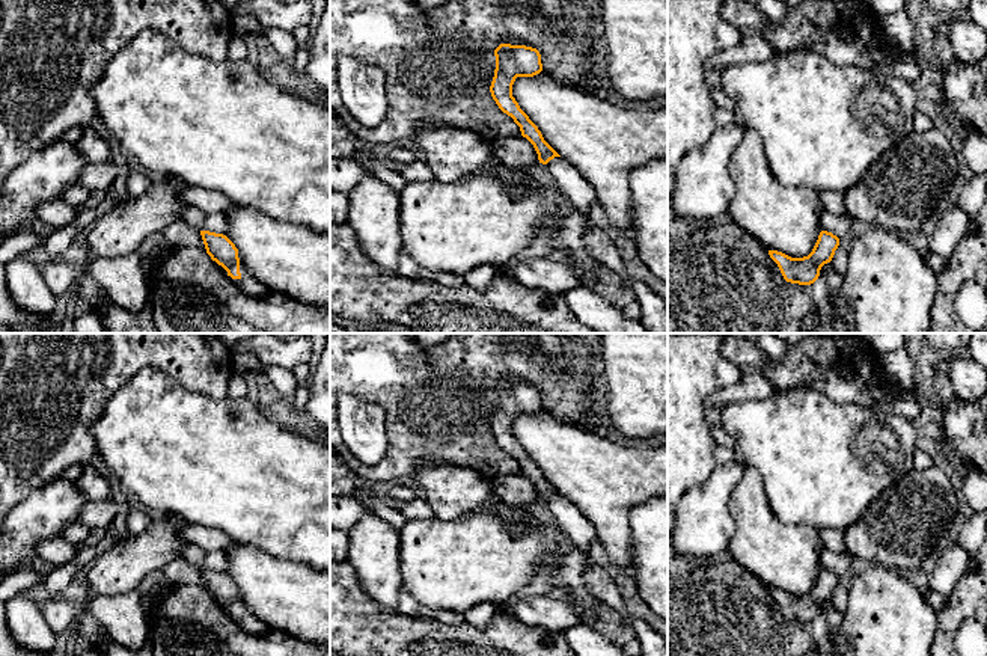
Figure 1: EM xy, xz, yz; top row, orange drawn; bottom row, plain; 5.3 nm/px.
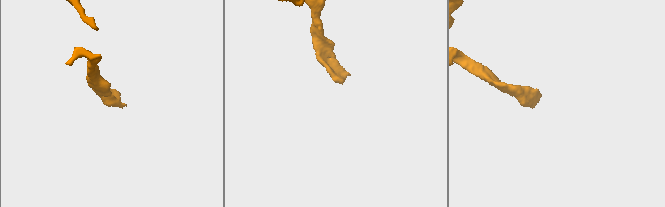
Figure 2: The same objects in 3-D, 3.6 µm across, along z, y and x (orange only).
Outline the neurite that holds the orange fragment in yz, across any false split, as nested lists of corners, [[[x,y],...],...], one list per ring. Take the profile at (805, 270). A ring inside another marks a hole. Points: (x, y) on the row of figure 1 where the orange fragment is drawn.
[[[821,231],[808,256],[791,258],[778,250],[769,250],[769,255],[778,264],[787,282],[811,285],[818,279],[821,267],[832,261],[838,246],[839,238],[836,235]]]

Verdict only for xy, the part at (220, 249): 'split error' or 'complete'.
split error

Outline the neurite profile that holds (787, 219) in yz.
[[[749,128],[731,155],[729,172],[735,189],[728,208],[732,220],[769,250],[778,250],[791,258],[808,256],[823,231],[820,217],[824,210],[818,192],[779,182],[769,167],[759,136]]]

